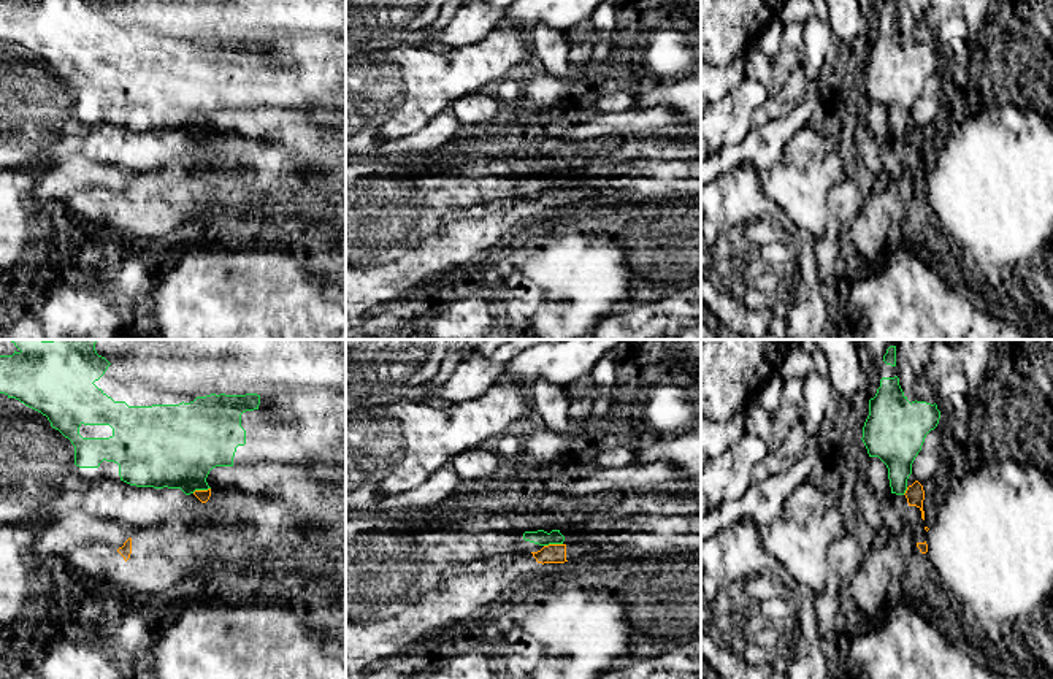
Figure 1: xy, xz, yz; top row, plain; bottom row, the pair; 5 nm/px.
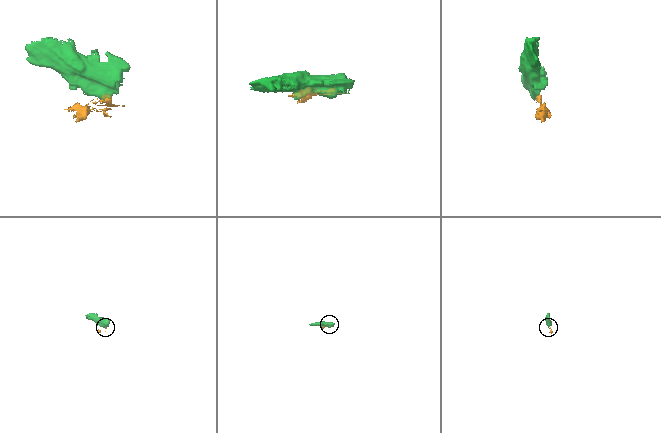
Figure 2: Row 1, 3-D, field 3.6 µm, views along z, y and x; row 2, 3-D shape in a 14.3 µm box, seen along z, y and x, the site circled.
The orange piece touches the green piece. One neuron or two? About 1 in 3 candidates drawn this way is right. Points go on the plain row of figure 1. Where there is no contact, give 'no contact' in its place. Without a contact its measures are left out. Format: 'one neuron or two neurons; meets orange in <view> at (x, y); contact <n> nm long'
two neurons; meets orange in xz at (552, 189); contact 100 nm long

